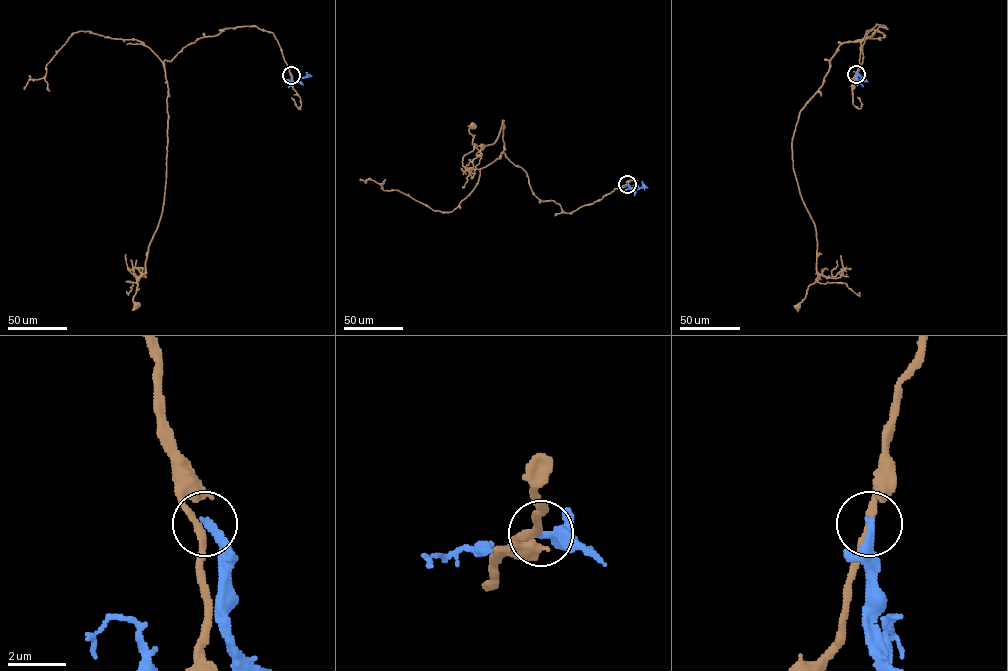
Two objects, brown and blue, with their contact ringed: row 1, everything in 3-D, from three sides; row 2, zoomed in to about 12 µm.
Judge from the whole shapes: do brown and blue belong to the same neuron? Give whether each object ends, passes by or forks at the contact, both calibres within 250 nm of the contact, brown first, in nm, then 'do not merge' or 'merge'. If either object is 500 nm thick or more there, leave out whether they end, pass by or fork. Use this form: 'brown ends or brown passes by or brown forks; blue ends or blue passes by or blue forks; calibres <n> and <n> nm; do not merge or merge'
brown passes by; blue ends; calibres 240 and 300 nm; do not merge

